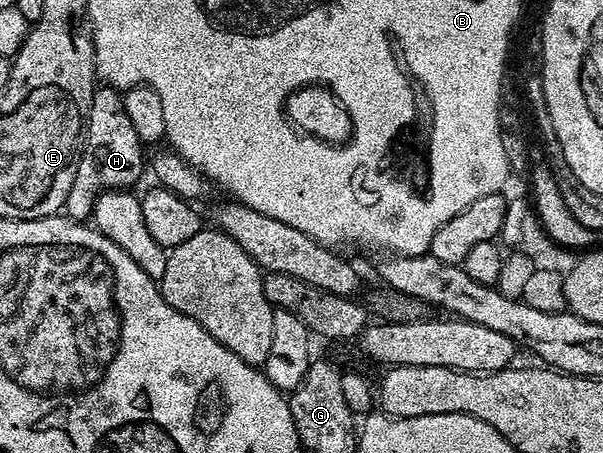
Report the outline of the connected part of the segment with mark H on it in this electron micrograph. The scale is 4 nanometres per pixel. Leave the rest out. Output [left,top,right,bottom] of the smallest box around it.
[65,86,144,220]

